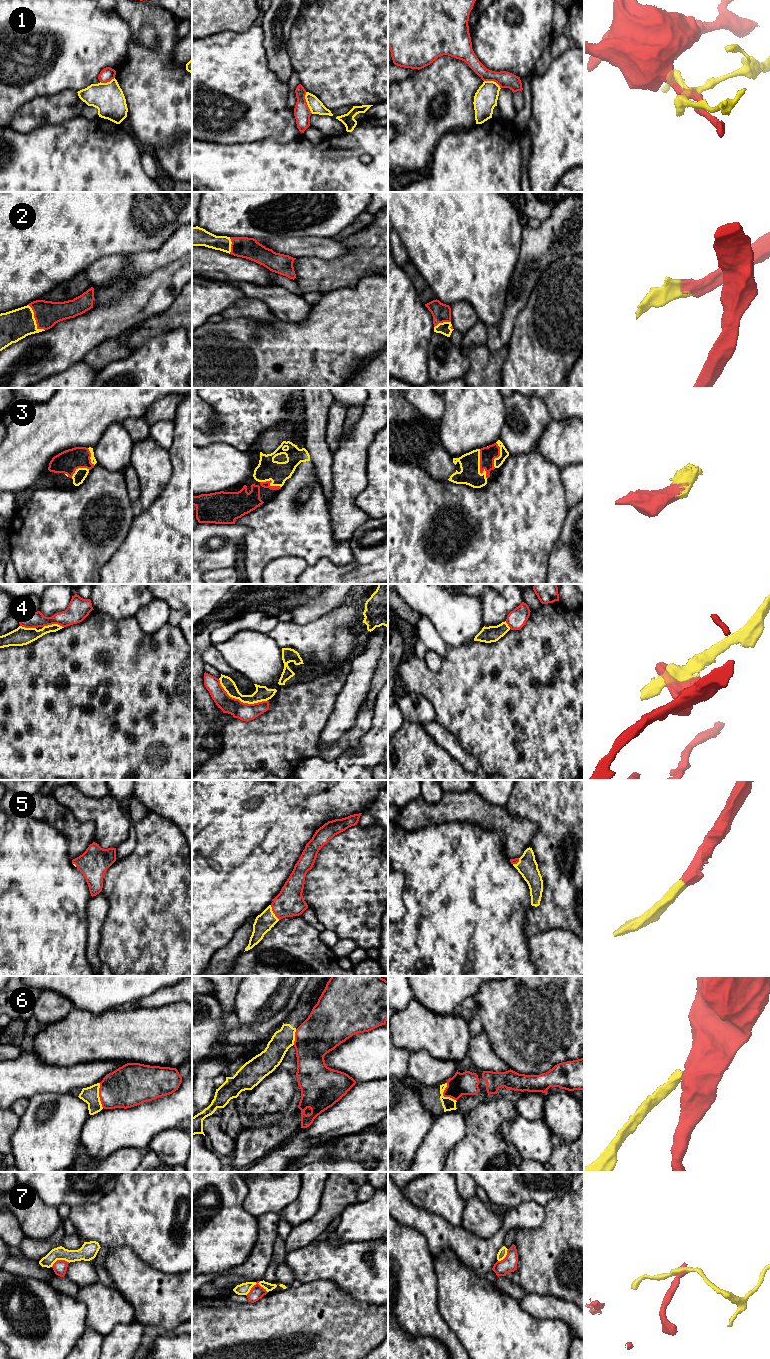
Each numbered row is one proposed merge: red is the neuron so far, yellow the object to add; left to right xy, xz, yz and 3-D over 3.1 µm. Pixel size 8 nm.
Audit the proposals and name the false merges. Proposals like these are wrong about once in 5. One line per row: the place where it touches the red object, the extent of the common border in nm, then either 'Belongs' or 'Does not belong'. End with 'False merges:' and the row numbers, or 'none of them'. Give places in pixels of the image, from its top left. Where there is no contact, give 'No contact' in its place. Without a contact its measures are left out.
1: Touches red at xz (306, 103). Shared border 190 nm. Does not belong
2: Touches red at xy (35, 319). Shared border 260 nm. Belongs
3: Touches red at yz (480, 467). Shared border 240 nm. Belongs
4: Touches red at xz (239, 700). Shared border 440 nm. Does not belong
5: Touches red at xz (273, 912). Shared border 140 nm. Belongs
6: Touches red at yz (443, 1095). Shared border 180 nm. Does not belong
7: Touches red at xz (256, 1284). Shared border 180 nm. Does not belong
False merges: 1, 4, 6, 7

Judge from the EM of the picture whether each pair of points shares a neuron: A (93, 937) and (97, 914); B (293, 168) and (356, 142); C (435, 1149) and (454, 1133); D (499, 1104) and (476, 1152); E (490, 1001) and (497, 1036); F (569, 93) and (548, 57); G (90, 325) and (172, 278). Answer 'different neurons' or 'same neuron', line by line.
A: same neuron
B: same neuron
C: same neuron
D: same neuron
E: same neuron
F: different neurons
G: same neuron

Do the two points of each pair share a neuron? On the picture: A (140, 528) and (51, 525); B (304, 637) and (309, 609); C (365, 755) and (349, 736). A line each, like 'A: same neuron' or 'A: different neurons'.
A: different neurons
B: different neurons
C: different neurons

